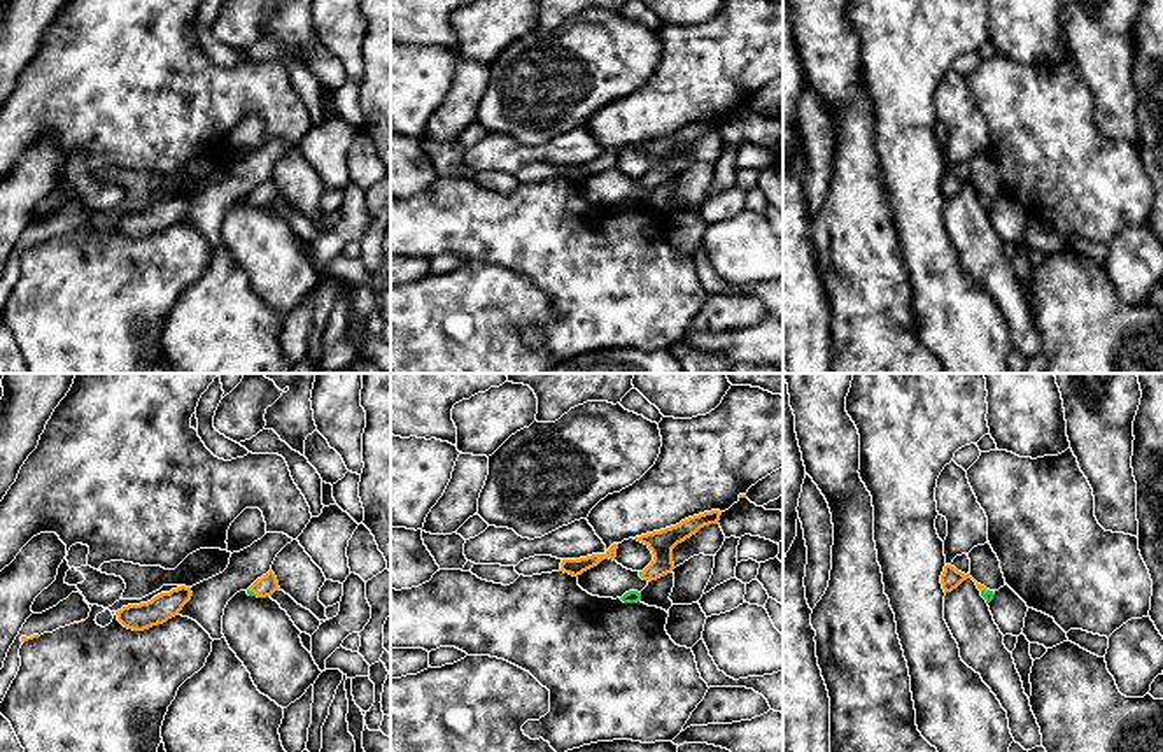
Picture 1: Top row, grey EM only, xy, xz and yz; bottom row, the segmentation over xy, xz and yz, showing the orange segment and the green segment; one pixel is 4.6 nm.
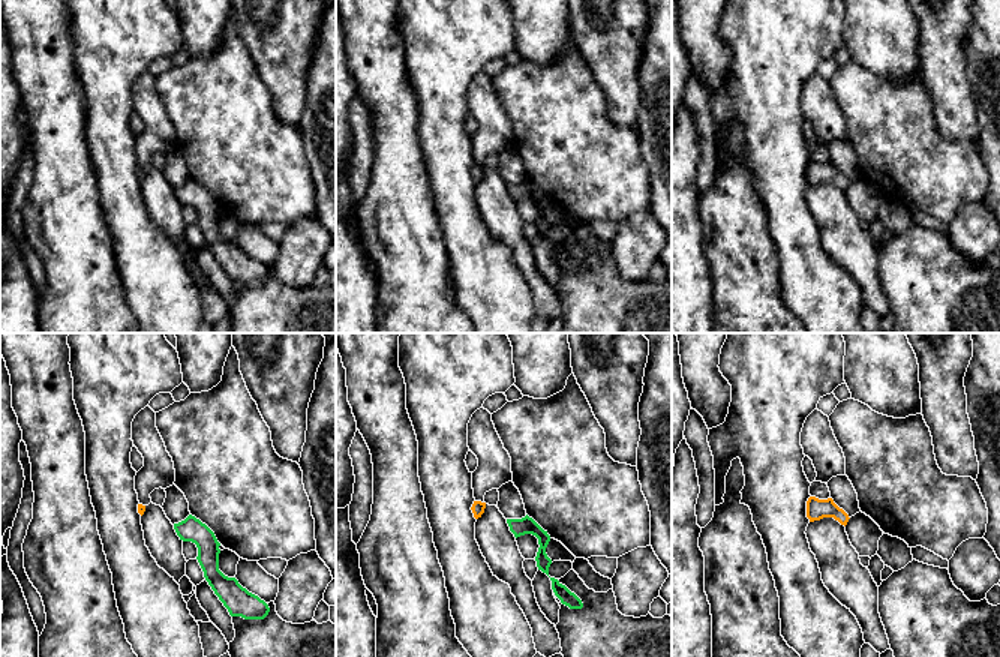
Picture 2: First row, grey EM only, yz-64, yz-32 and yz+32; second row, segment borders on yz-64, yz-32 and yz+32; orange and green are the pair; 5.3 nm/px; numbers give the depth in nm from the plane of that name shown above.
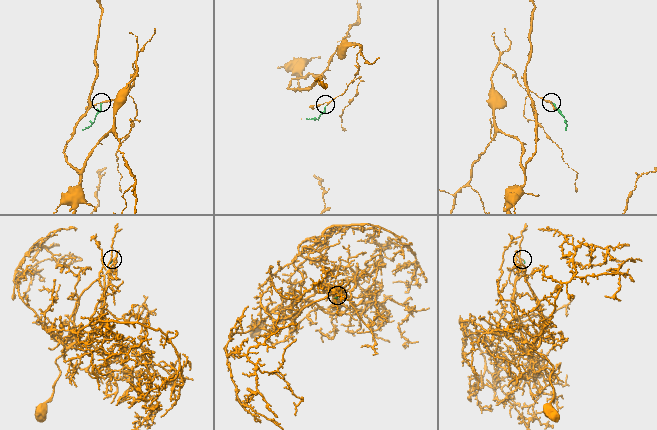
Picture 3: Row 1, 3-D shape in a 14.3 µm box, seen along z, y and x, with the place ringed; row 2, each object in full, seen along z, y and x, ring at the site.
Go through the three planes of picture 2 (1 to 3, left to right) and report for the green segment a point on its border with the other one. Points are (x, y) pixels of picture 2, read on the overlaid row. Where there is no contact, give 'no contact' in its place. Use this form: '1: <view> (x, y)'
1: no contact
2: no contact
3: no contact

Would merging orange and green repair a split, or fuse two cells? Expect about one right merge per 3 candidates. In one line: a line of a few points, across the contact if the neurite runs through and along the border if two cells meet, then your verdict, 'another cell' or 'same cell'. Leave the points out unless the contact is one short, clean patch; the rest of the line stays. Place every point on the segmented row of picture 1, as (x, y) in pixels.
line xy (265, 586), (253, 591), (249, 593); same cell

